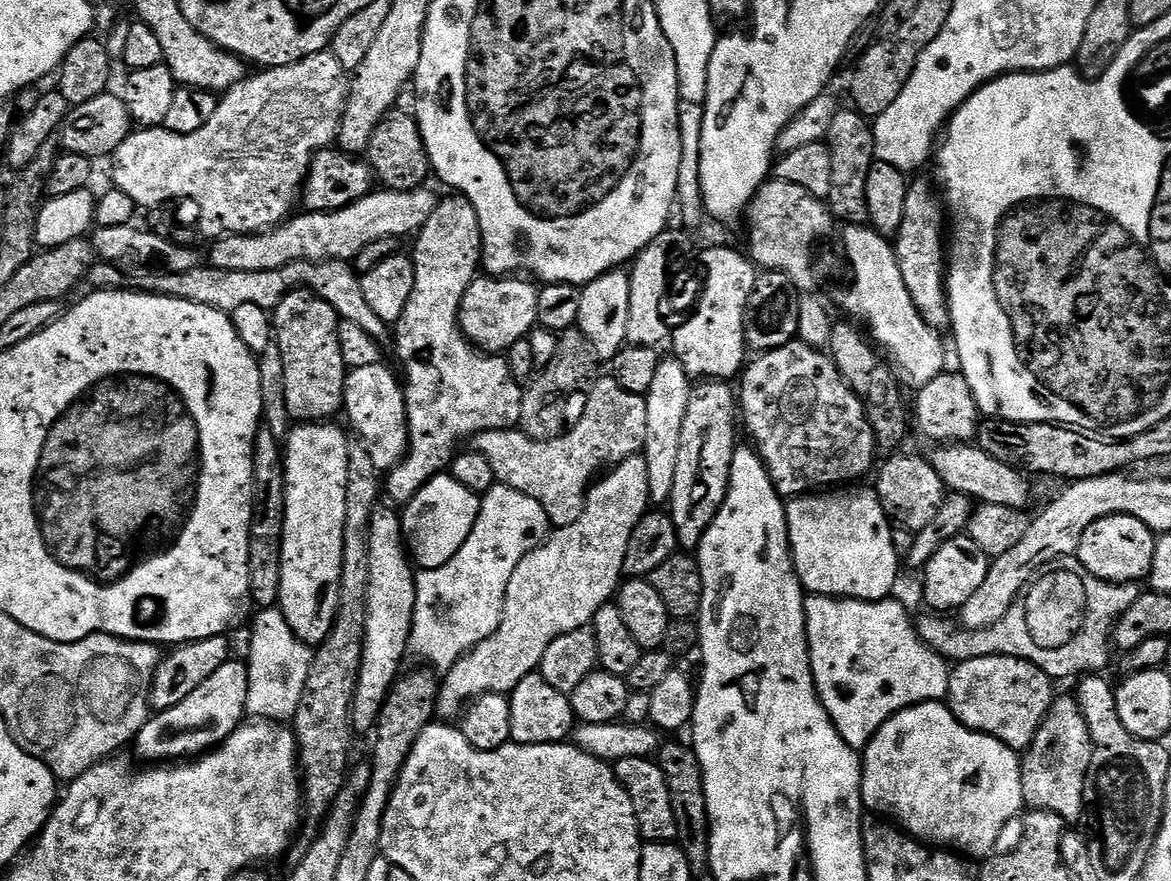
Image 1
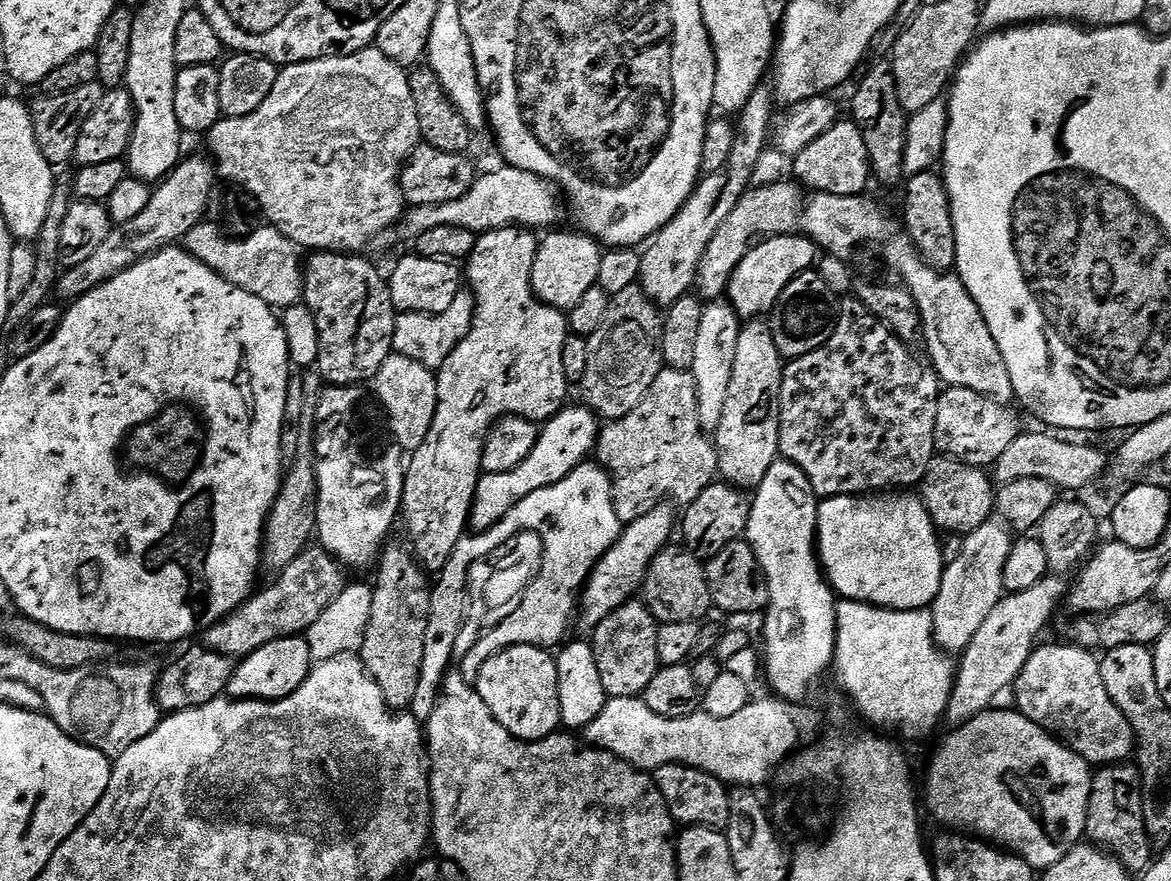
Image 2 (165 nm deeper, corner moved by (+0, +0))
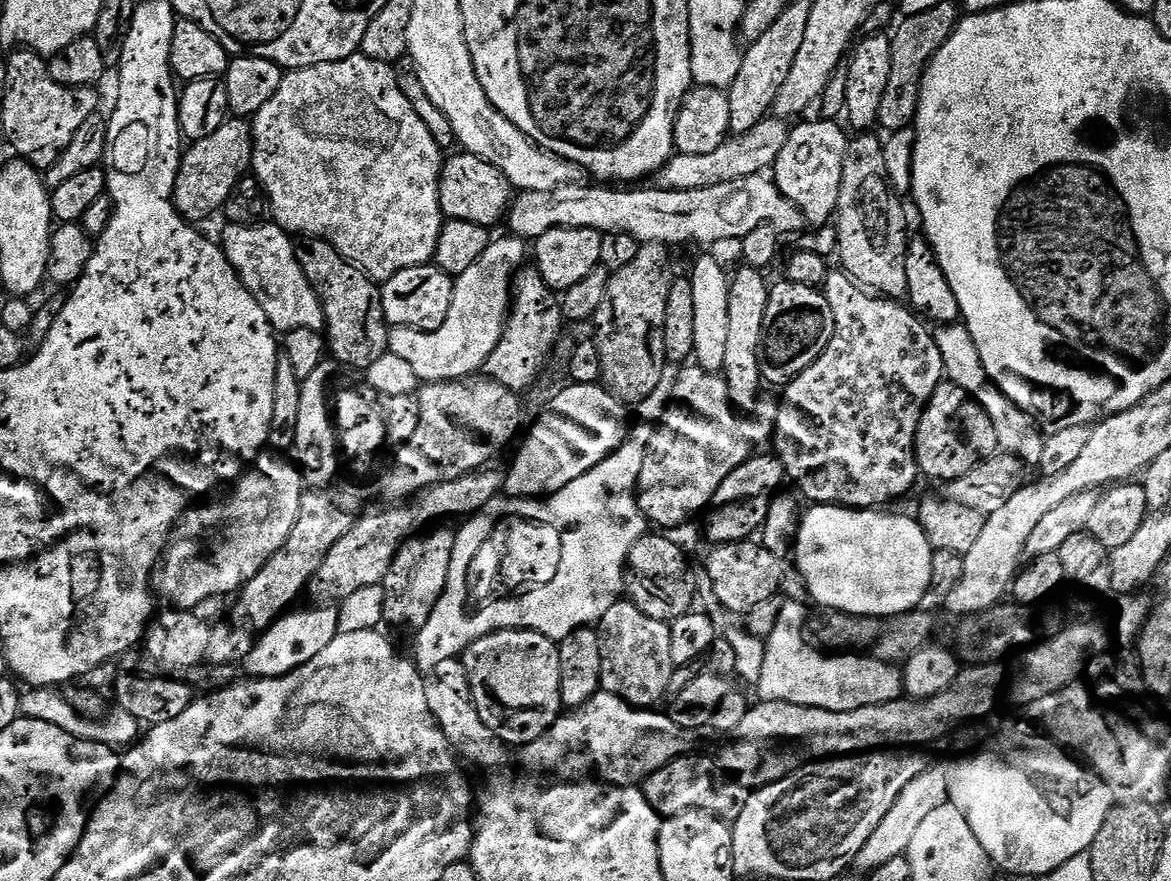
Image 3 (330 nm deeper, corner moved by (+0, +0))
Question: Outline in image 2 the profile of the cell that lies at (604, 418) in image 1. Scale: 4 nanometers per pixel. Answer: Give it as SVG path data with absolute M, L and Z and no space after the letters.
M669 368L659 371L650 390L646 390L646 394L632 405L625 416L623 422L608 427L606 434L599 435L594 450L595 459L599 460L597 463L611 478L615 513L621 525L627 526L661 502L668 501L668 486L660 486L657 492L648 488L640 493L636 489L643 482L648 468L668 476L672 472L672 464L677 464L681 478L692 484L693 501L700 499L703 492L717 481L720 456L714 446L716 444L700 426L697 386L691 371Z

